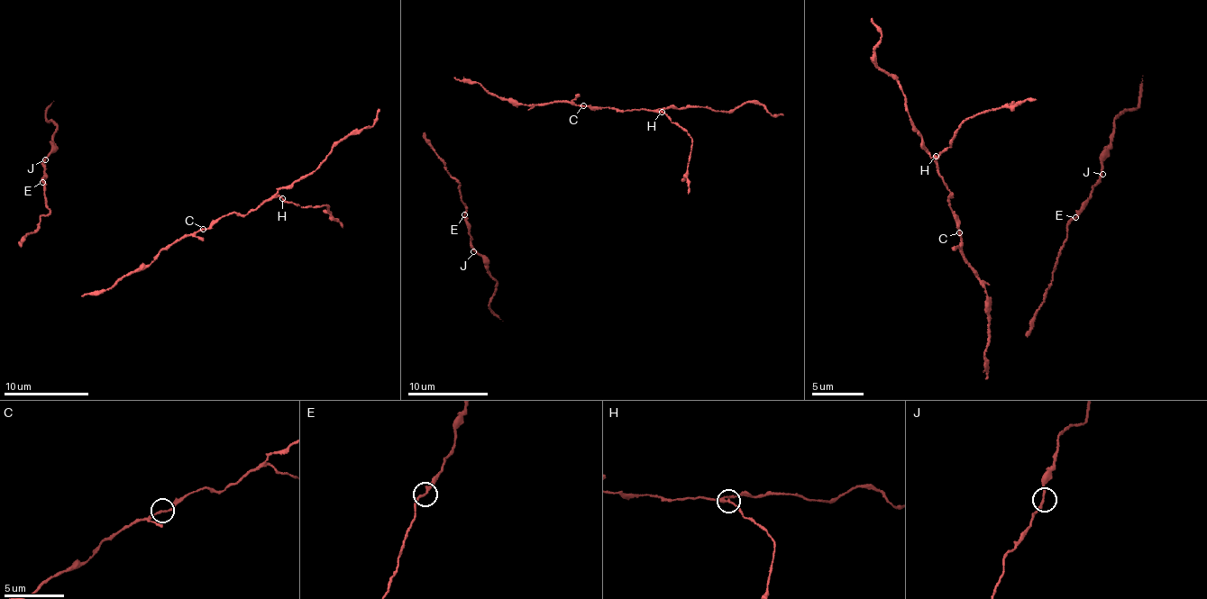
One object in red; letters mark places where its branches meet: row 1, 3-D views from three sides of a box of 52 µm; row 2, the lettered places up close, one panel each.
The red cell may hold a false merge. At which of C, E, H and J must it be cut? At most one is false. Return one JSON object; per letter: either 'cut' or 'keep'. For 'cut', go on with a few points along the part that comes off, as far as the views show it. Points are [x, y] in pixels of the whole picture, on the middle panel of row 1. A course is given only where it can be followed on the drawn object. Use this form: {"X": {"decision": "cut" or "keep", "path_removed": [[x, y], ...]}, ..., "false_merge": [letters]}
{"C": {"decision": "keep"}, "E": {"decision": "keep"}, "H": {"decision": "keep"}, "J": {"decision": "keep"}, "false_merge": []}

